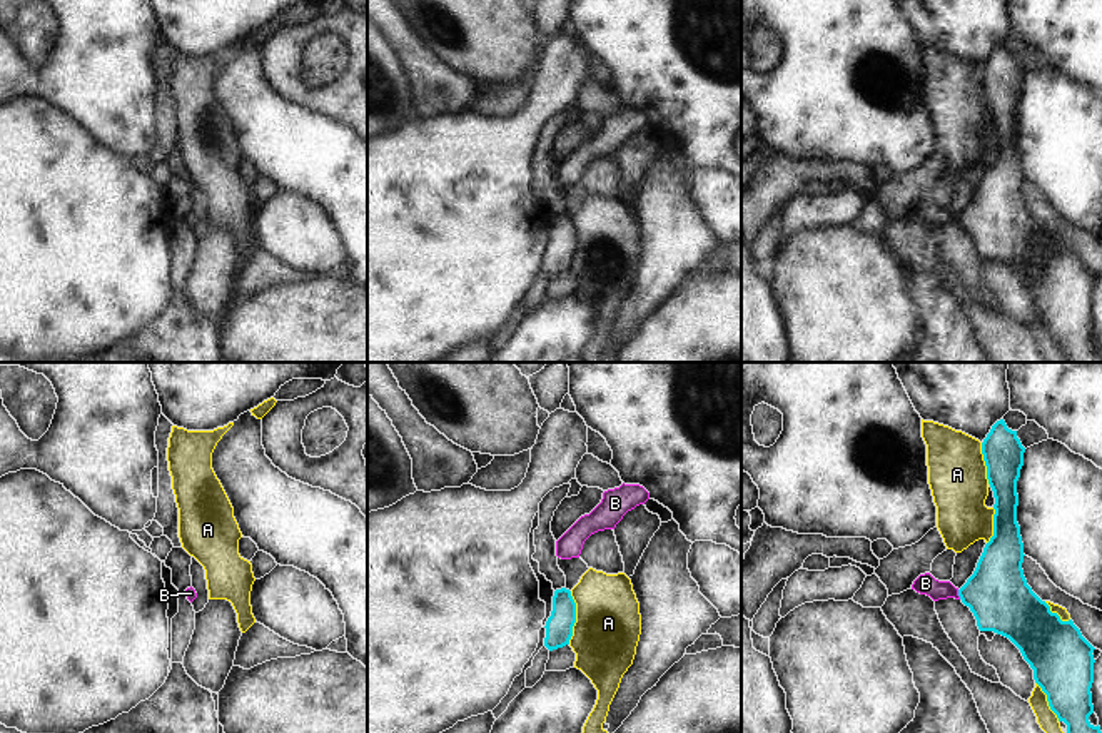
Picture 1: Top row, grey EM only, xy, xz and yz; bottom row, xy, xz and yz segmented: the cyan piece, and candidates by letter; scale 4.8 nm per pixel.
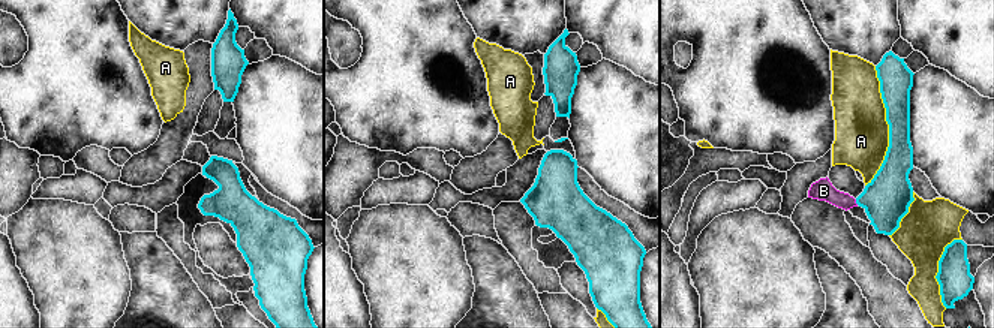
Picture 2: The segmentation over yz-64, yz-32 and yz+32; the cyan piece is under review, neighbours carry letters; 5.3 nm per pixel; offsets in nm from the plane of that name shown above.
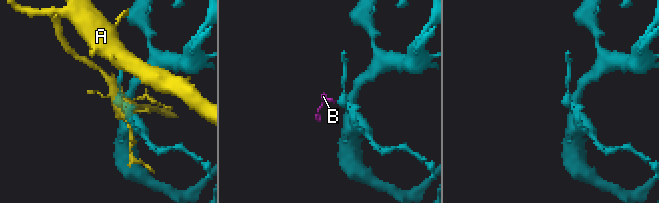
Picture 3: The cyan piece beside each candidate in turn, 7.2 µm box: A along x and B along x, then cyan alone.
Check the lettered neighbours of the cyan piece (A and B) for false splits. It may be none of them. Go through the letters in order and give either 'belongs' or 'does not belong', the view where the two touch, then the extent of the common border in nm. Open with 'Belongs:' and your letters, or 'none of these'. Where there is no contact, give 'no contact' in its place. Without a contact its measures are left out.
Belongs: B
A: does not belong; contact in xz; length 260 nm
B: belongs; contact in yz; length 50 nm

